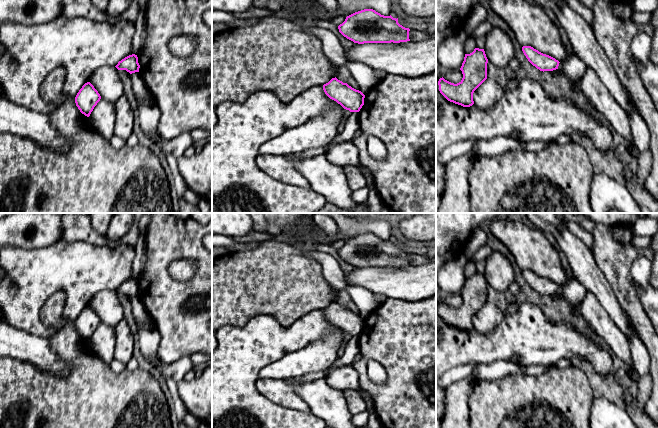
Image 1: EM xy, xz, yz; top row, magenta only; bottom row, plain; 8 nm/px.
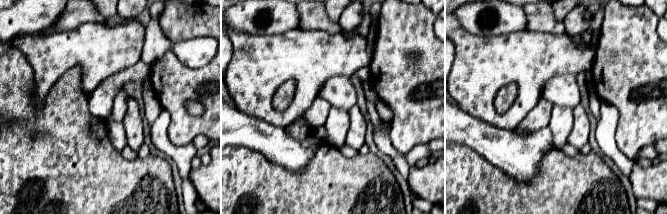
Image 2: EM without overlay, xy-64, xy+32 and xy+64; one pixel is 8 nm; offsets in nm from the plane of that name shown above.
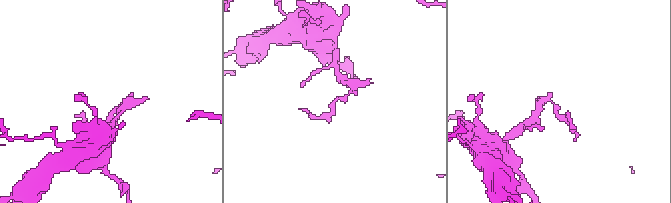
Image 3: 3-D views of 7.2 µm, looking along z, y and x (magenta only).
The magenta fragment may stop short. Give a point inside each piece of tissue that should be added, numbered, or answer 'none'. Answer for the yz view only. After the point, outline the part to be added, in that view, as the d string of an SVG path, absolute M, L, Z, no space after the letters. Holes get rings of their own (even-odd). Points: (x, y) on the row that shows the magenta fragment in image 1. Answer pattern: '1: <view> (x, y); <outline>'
none

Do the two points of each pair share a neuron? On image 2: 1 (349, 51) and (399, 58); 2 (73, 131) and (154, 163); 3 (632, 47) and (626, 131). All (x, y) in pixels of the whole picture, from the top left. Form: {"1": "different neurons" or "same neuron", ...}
{"1": "different neurons", "2": "same neuron", "3": "same neuron"}

